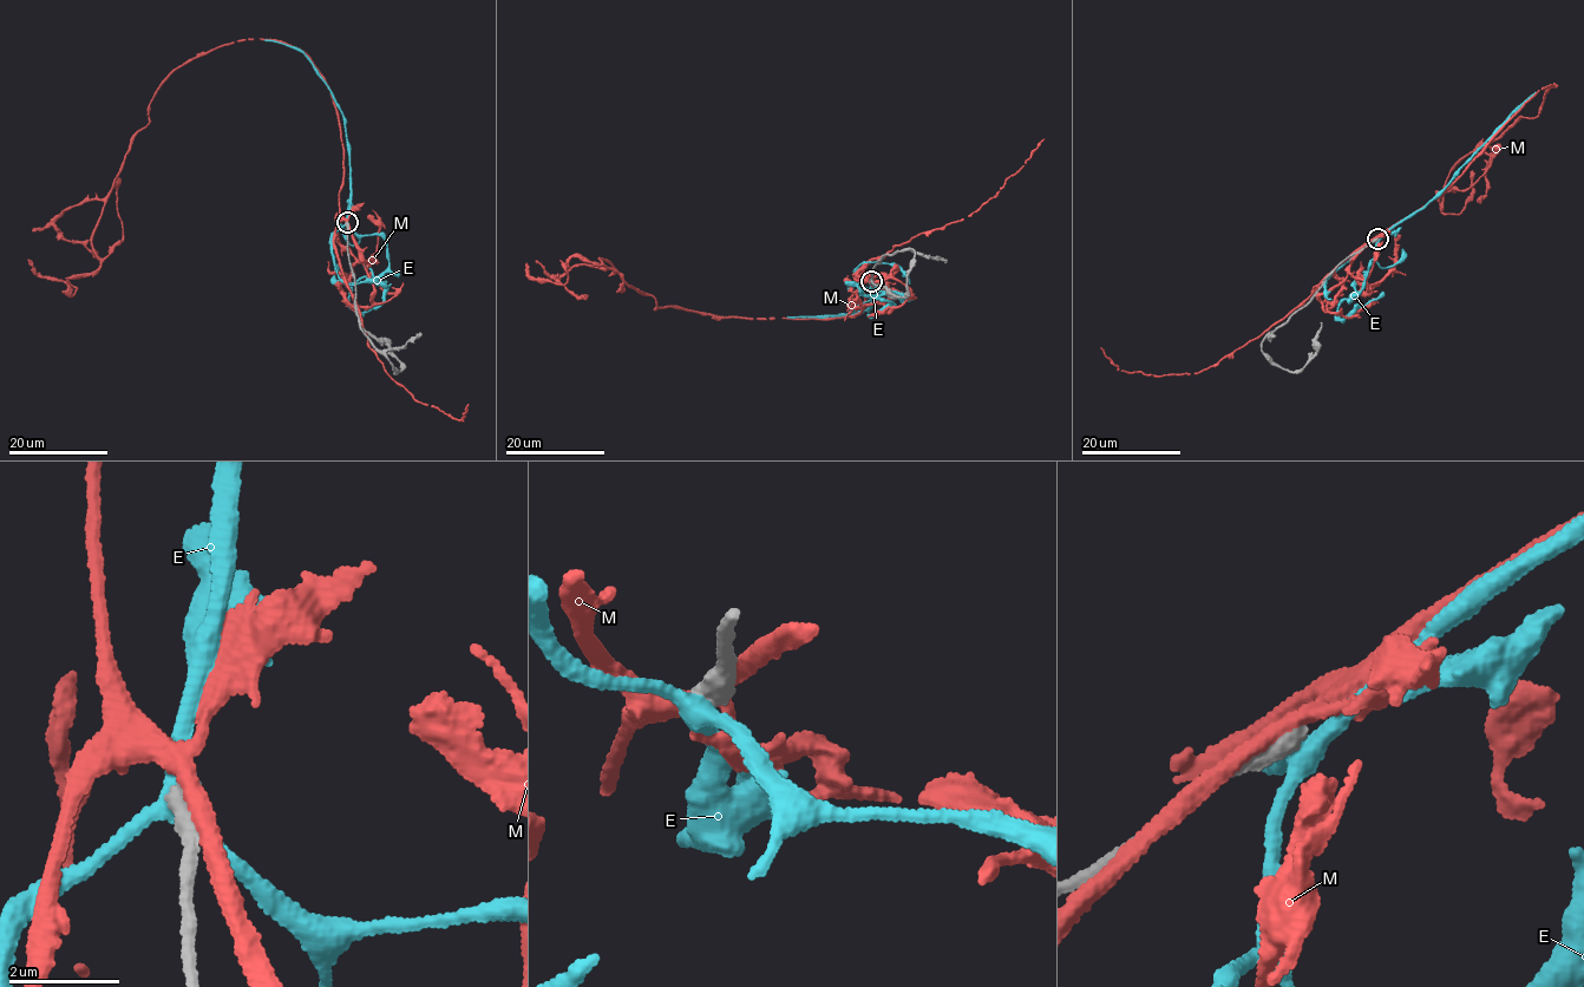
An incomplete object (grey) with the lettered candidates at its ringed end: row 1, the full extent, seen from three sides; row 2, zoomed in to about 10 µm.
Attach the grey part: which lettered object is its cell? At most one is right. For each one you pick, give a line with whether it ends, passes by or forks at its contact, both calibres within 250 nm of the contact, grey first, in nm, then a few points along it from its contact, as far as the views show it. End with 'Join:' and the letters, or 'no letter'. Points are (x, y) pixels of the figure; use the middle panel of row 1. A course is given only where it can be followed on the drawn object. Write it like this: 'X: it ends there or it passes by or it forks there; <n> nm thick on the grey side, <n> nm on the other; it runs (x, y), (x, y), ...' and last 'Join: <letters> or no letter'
Join: no letter

